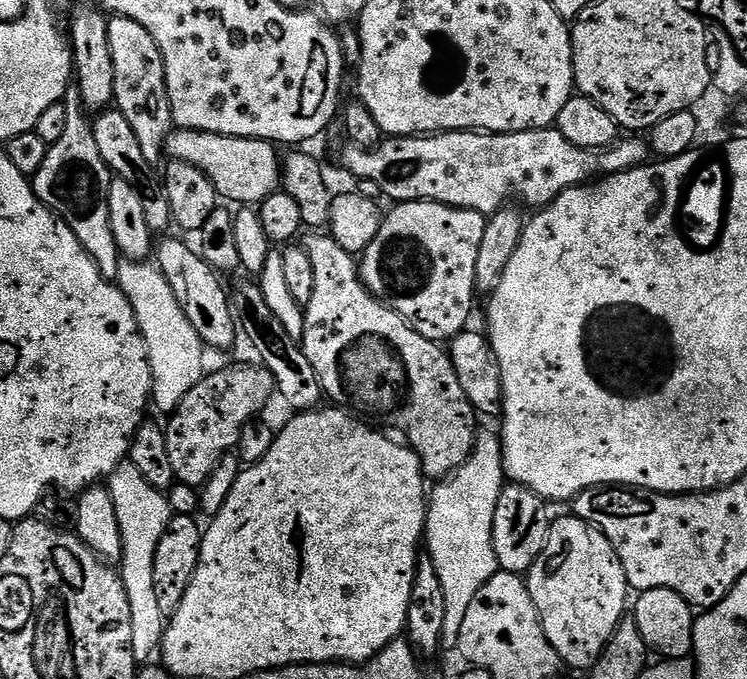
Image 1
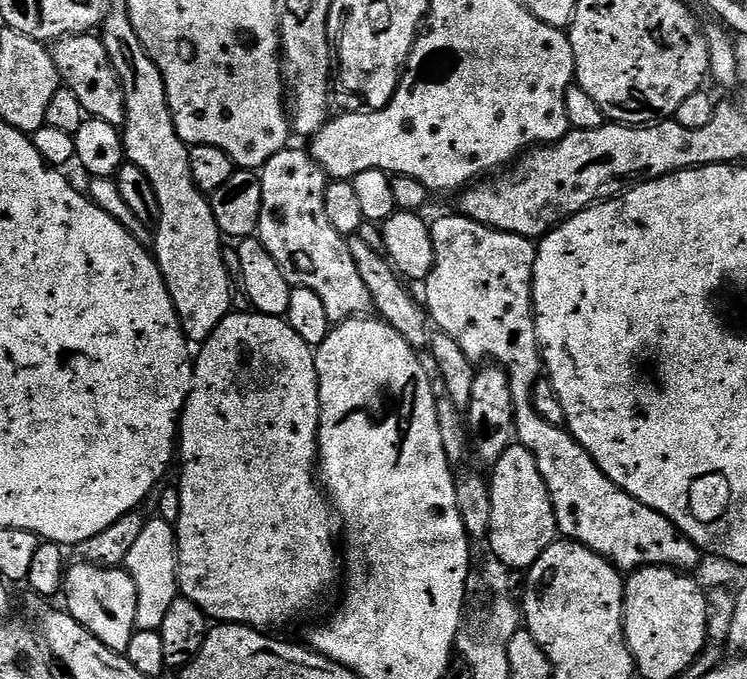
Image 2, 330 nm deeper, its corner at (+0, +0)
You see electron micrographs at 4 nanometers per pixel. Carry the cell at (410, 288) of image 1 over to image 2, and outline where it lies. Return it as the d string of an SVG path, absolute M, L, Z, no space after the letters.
M453 214L453 216L440 216L430 224L432 230L432 241L434 242L434 266L430 270L428 279L423 281L424 296L422 295L422 303L428 310L429 317L439 331L449 335L454 342L458 342L458 346L465 351L466 357L473 362L491 362L493 365L504 369L508 374L509 380L512 382L512 401L516 407L516 430L515 439L526 450L530 450L530 454L534 454L534 462L538 466L538 474L542 474L542 478L548 487L548 493L552 499L554 506L554 514L556 515L556 527L561 537L574 540L576 543L586 546L590 550L594 550L604 560L612 563L617 570L635 570L638 568L674 568L677 570L696 570L700 564L702 553L696 547L694 542L690 542L690 538L686 538L686 534L679 532L672 523L662 514L658 514L650 506L646 506L642 502L638 502L638 498L634 498L630 494L626 494L626 490L622 490L609 478L605 472L599 468L594 462L594 458L580 445L568 431L567 427L559 428L558 426L550 426L550 422L546 422L546 418L542 418L542 414L536 412L535 406L532 405L532 393L537 384L542 379L542 373L545 371L544 357L540 351L540 339L536 333L536 311L532 309L532 279L534 278L534 262L536 261L537 245L533 243L527 236L519 236L513 232L499 232L497 228L488 228L485 224L474 222L470 218Z

